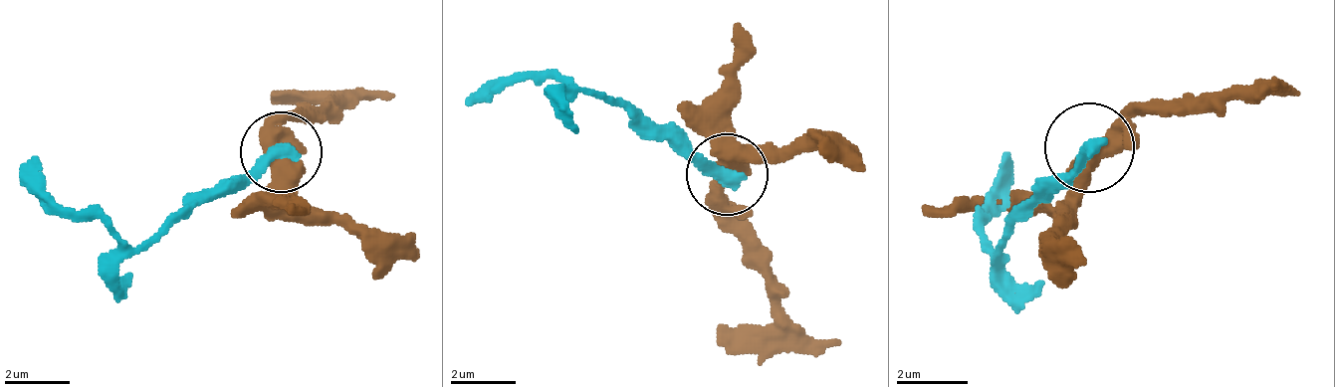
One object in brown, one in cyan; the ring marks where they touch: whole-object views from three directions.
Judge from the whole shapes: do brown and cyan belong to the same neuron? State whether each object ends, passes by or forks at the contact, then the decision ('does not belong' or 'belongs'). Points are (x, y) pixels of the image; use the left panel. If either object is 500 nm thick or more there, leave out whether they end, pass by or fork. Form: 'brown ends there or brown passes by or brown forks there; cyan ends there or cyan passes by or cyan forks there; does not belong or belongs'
does not belong

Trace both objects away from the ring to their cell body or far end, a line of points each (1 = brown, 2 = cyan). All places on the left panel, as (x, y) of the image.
1: (283, 154), (275, 146), (299, 121), (372, 97), (396, 97)
2: (283, 154), (209, 186), (144, 243), (80, 219), (31, 154)

